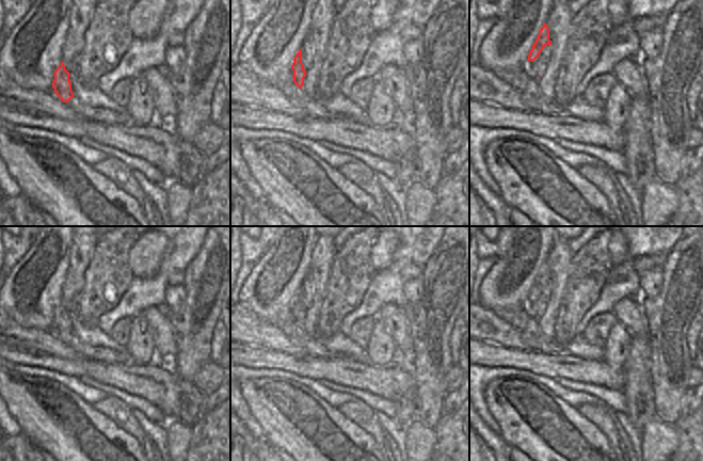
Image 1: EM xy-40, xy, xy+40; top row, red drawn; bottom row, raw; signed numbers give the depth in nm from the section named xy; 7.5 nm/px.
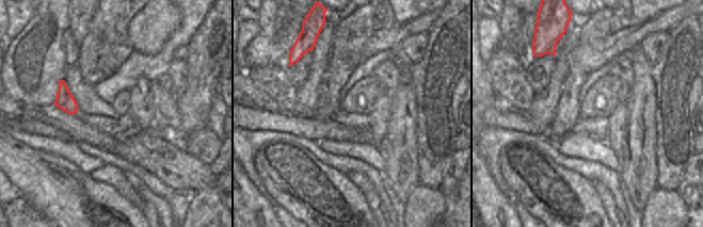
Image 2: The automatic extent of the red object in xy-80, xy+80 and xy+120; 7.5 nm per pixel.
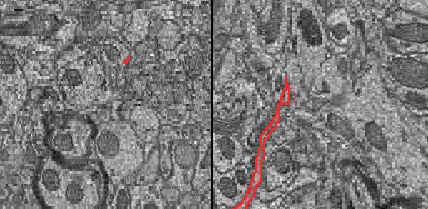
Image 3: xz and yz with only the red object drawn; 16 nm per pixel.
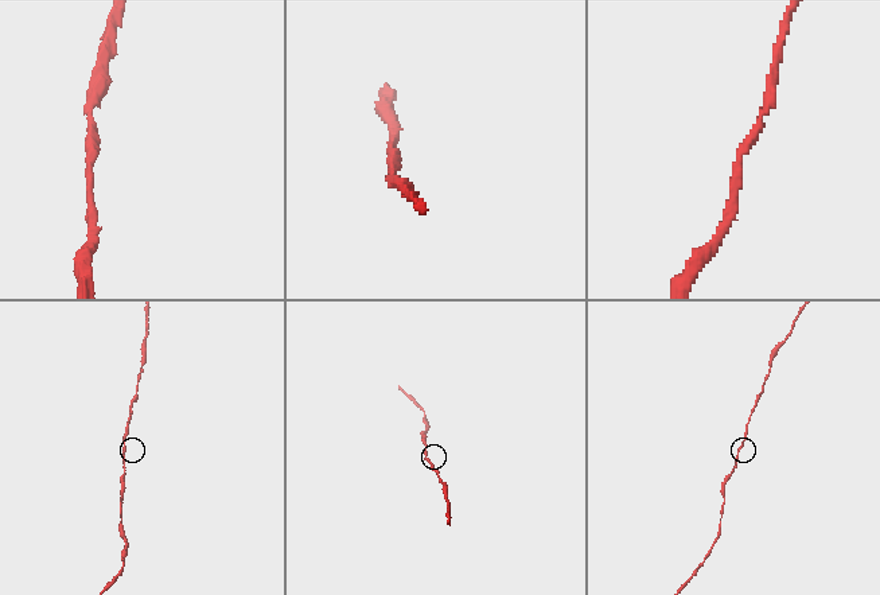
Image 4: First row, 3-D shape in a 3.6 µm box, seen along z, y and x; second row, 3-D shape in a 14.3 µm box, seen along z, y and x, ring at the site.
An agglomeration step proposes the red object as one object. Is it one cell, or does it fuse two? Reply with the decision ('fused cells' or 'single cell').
single cell

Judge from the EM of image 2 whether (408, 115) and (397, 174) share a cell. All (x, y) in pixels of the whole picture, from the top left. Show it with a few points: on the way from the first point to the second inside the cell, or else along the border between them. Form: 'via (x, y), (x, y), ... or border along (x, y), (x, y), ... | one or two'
via (402, 130), (400, 159) | one

